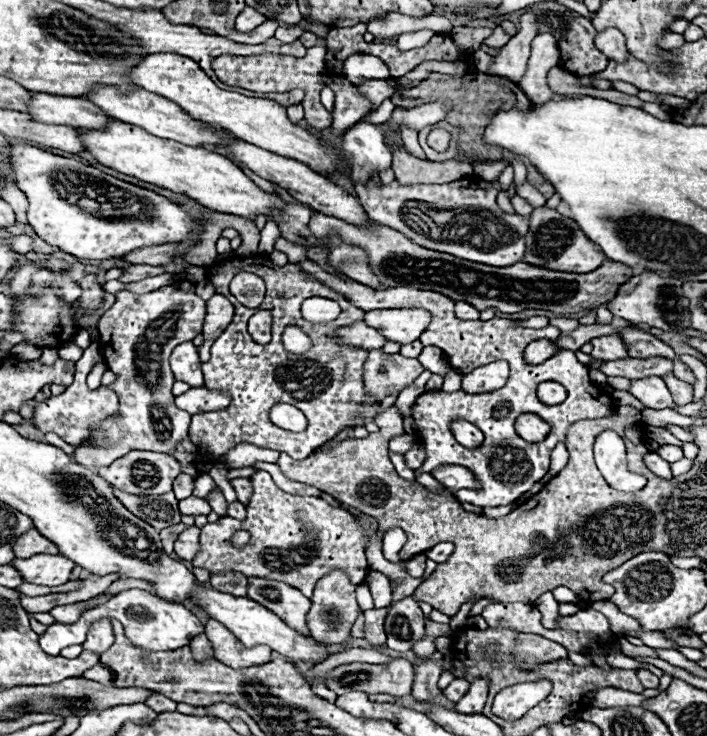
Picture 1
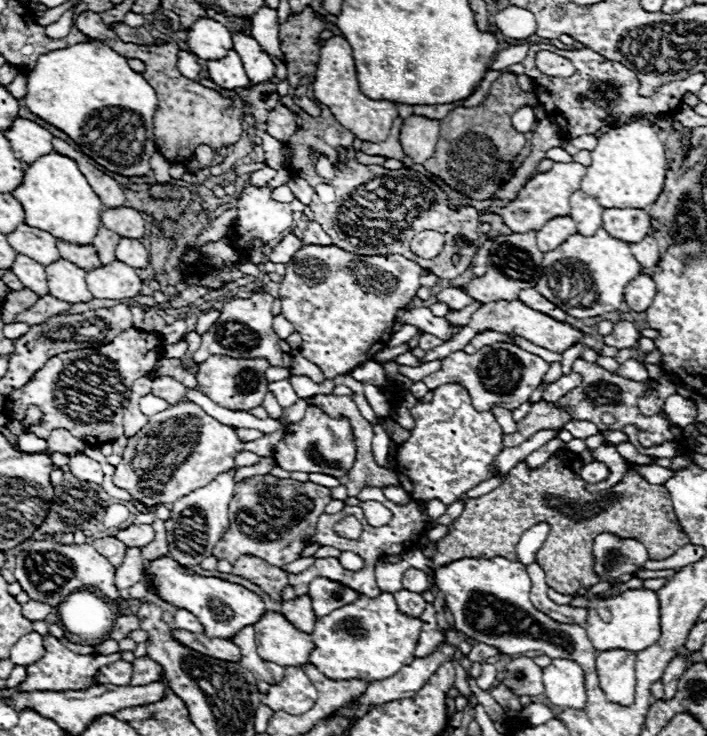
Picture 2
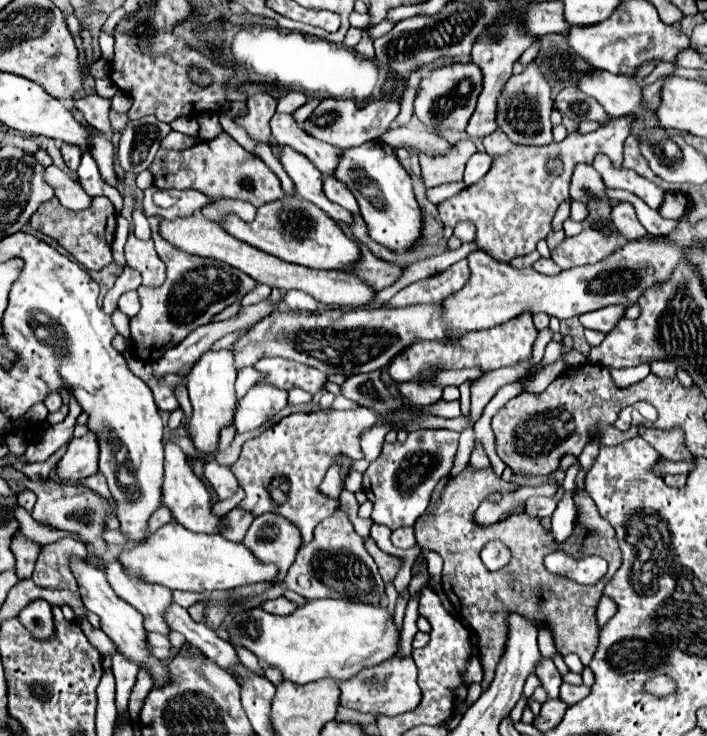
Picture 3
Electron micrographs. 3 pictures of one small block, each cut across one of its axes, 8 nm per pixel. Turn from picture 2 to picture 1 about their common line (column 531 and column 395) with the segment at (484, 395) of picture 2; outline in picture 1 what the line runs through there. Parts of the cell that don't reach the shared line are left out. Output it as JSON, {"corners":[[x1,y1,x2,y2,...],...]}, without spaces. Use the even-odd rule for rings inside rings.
{"corners":[[370,350,364,364,364,388,370,400,382,402,390,394,400,394,420,374,424,366,416,358]]}

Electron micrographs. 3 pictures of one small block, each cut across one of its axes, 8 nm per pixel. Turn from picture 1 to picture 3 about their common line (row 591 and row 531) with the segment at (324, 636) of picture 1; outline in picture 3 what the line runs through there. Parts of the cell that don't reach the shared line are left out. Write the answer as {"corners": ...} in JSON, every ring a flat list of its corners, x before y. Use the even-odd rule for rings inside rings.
{"corners":[[338,510,338,516,322,520,314,530,314,538,306,548,300,548,294,564,288,570,284,586,302,594,306,600,314,598,346,598,362,604,378,606,384,602,384,580,376,570,376,562,366,552,362,536,356,534,348,516]]}

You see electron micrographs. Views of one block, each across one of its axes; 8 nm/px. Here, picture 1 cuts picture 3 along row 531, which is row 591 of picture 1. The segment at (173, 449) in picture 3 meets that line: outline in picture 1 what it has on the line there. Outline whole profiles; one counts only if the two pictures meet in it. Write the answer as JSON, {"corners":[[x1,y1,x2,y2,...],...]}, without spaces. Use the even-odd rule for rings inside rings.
{"corners":[[204,586,204,588,198,588,198,590,194,590,190,594,190,602,202,606,204,612,208,614,208,618,218,620,220,624,224,624,246,648,252,648,252,646,258,646,258,644,266,644,272,650,276,650,282,656,286,656,288,660,292,660,292,662,300,662,300,660,308,662,310,660,314,664,320,664,322,660,328,658,326,646,322,646,322,642,316,642,310,636,302,636,302,634,294,632,286,622,278,620,278,616,274,616,270,610,262,608,258,602,254,602,250,598,224,594,224,592,218,592,218,590,210,588,210,586]]}

